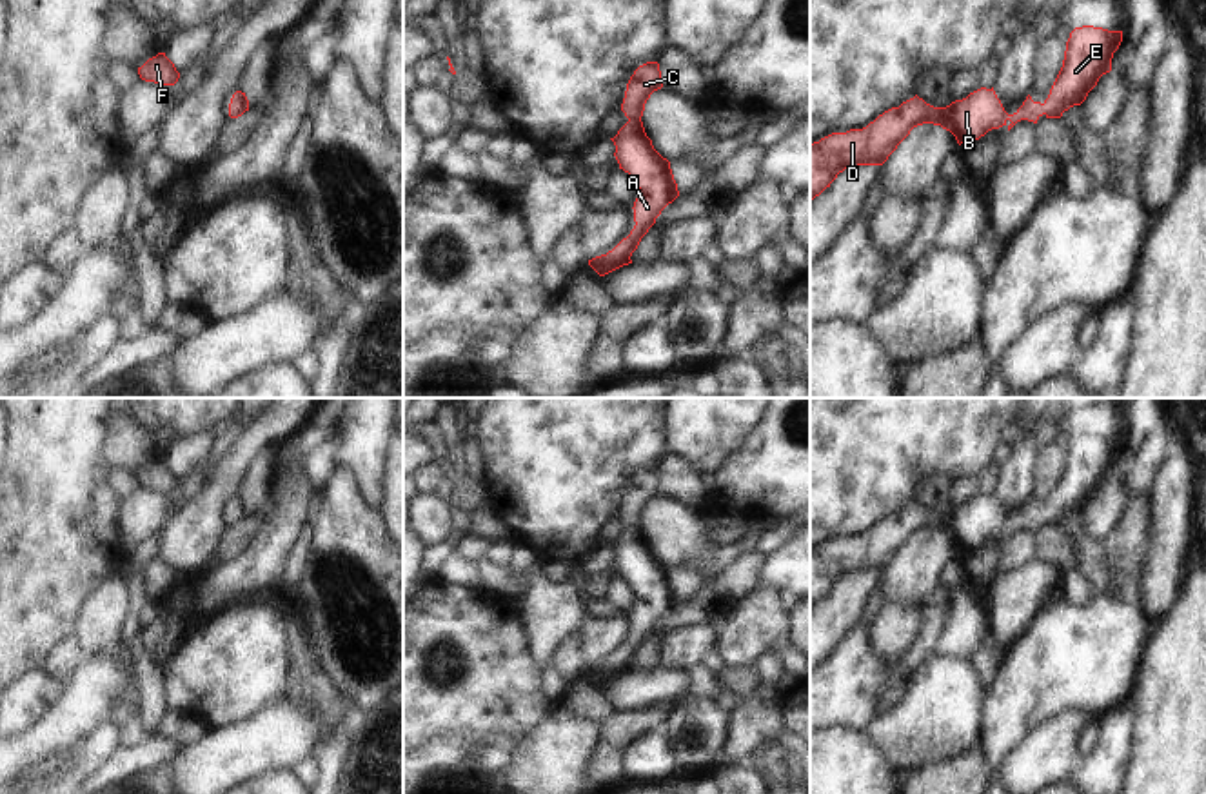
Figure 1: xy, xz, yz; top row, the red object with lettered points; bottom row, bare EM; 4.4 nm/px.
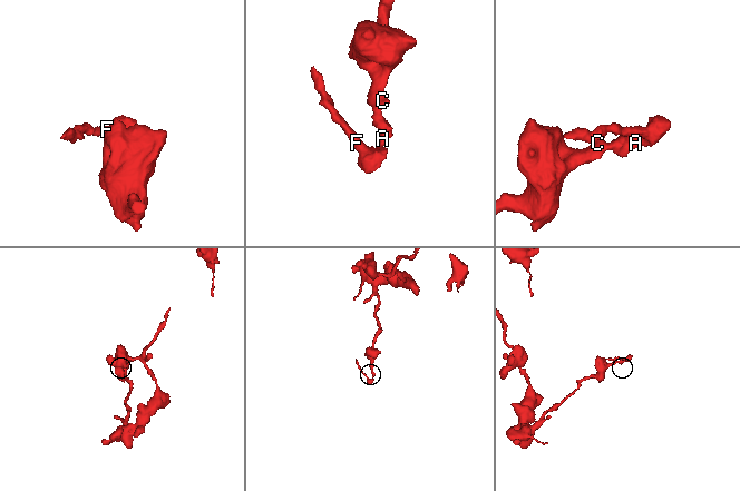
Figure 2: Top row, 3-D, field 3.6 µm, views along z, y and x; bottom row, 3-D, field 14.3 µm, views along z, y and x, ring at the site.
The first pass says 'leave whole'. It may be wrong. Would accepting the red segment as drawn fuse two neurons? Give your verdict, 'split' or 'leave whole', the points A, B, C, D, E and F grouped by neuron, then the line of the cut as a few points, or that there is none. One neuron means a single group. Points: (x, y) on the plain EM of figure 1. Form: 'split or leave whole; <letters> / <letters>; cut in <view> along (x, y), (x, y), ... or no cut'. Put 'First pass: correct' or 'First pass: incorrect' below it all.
leave whole; A B C D E F; no cut
First pass: correct

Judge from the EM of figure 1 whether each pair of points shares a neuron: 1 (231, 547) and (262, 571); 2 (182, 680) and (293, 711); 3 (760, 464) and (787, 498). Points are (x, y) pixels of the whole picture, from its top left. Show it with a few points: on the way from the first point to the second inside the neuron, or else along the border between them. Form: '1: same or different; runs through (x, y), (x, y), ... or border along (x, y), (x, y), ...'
1: different; border along (267, 522), (258, 538), (237, 558), (215, 565)
2: different; border along (293, 694), (233, 724)
3: same; runs through (769, 473), (785, 489)

